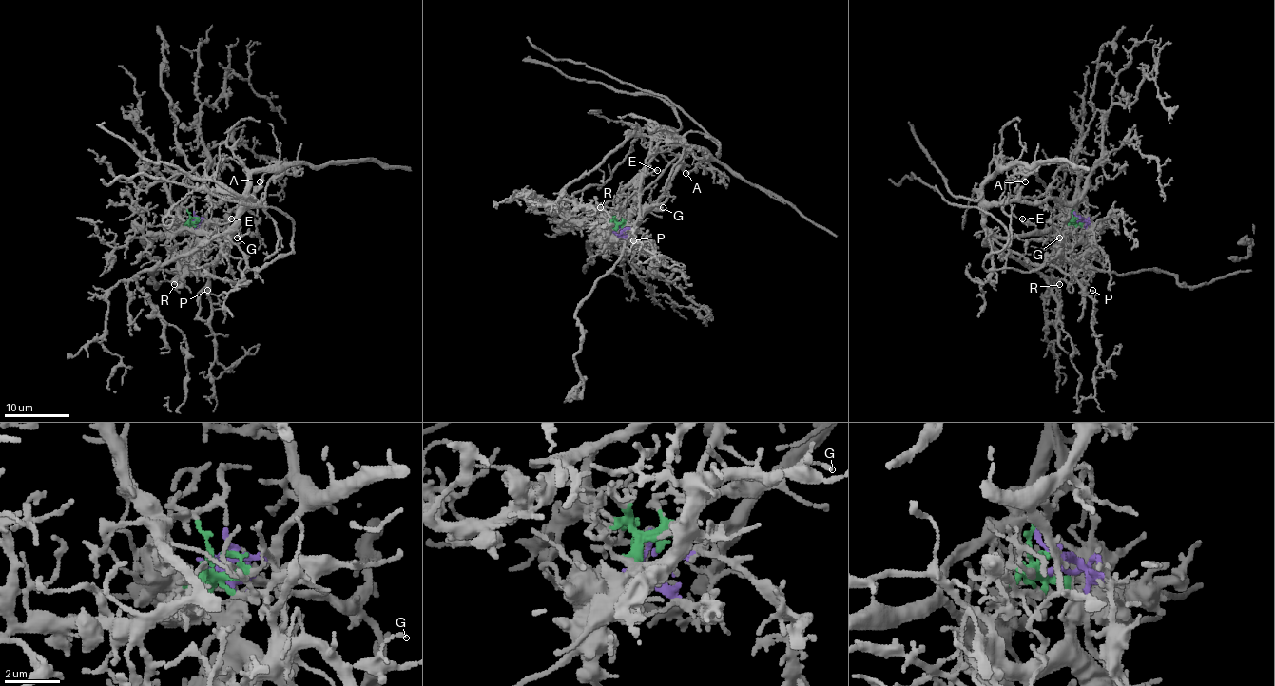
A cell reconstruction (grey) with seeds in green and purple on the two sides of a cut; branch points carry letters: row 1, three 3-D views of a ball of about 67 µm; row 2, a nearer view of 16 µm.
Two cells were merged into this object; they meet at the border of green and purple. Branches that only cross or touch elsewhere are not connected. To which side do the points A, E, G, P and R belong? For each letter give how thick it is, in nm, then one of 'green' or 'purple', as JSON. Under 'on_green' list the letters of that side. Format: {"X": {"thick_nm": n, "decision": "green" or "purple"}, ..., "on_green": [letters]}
{"A": {"thick_nm": 130, "decision": "purple"}, "E": {"thick_nm": 150, "decision": "green"}, "G": {"thick_nm": 120, "decision": "green"}, "P": {"thick_nm": 120, "decision": "purple"}, "R": {"thick_nm": 180, "decision": "purple"}, "on_green": ["E", "G"]}

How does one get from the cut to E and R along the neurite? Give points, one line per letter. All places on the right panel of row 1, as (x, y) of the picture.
E: (1079, 219), (1056, 230), (1049, 223), (1024, 223), (1023, 219)
R: (1079, 219), (1073, 207), (1052, 224), (1073, 256), (1068, 281), (1062, 280), (1060, 285)

